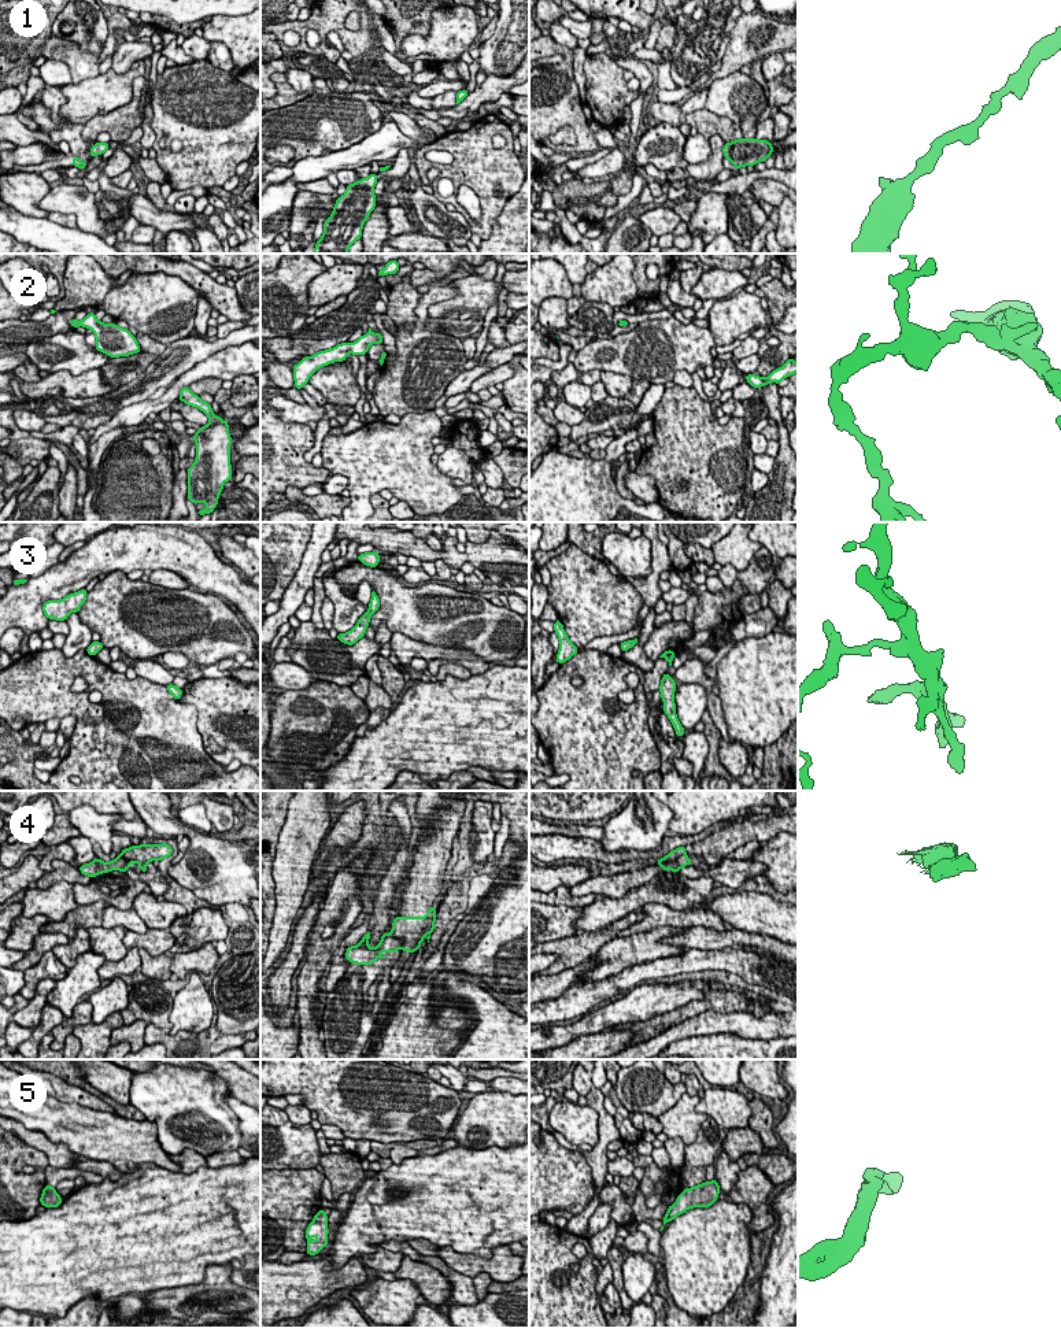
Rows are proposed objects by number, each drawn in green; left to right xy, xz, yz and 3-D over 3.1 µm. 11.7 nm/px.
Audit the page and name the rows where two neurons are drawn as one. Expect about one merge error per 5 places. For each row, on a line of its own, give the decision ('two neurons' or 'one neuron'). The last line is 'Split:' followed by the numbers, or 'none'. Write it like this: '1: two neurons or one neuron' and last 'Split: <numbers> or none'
1: one neuron
2: one neuron
3: one neuron
4: two neurons
5: one neuron
Split: 4

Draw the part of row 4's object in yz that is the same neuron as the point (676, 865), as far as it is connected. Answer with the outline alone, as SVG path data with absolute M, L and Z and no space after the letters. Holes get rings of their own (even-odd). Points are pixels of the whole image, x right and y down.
M683 855L672 862L666 862L662 865L662 872L666 872L668 869L670 869L673 873L679 873L679 870L687 865L690 865L692 862L691 858L688 858L687 855Z

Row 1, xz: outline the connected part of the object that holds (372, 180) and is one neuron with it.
M371 173L369 177L347 185L345 193L339 196L330 217L324 223L324 234L315 243L314 254L348 254L350 247L361 238L363 225L376 208L373 188L377 181L377 174Z

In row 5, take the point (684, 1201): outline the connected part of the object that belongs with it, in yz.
M714 1179L714 1180L711 1180L711 1181L707 1181L707 1183L702 1183L702 1184L698 1184L698 1185L695 1185L695 1187L692 1187L692 1188L684 1188L684 1191L681 1192L681 1194L679 1194L679 1196L677 1196L677 1199L676 1199L676 1202L672 1205L672 1206L669 1206L668 1207L668 1212L666 1212L666 1214L665 1214L665 1217L662 1218L662 1222L663 1222L663 1225L666 1224L666 1222L669 1222L670 1220L674 1220L677 1216L680 1216L680 1214L683 1214L683 1213L685 1213L687 1210L690 1210L690 1209L692 1209L692 1207L710 1207L717 1199L718 1199L718 1194L720 1194L720 1185L718 1185L718 1183L717 1183L717 1180ZM662 1225L662 1228L659 1229L659 1231L662 1231L663 1229L663 1225Z

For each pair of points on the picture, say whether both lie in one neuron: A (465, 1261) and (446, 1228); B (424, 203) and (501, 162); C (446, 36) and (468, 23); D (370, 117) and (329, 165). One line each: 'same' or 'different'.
A: different
B: different
C: same
D: different

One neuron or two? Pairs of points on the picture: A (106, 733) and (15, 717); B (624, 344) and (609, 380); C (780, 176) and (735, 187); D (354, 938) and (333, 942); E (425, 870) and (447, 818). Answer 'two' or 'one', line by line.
A: one
B: two
C: one
D: two
E: one

